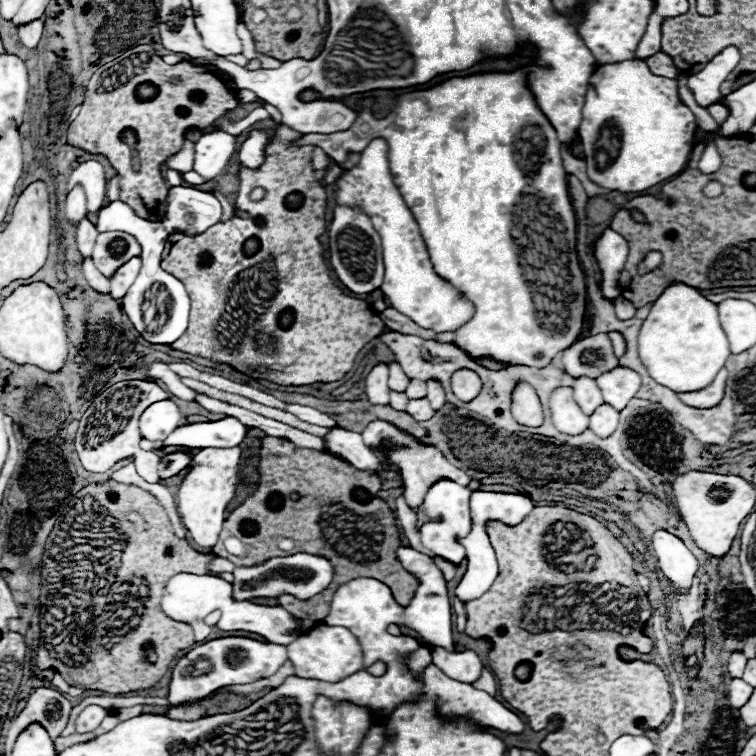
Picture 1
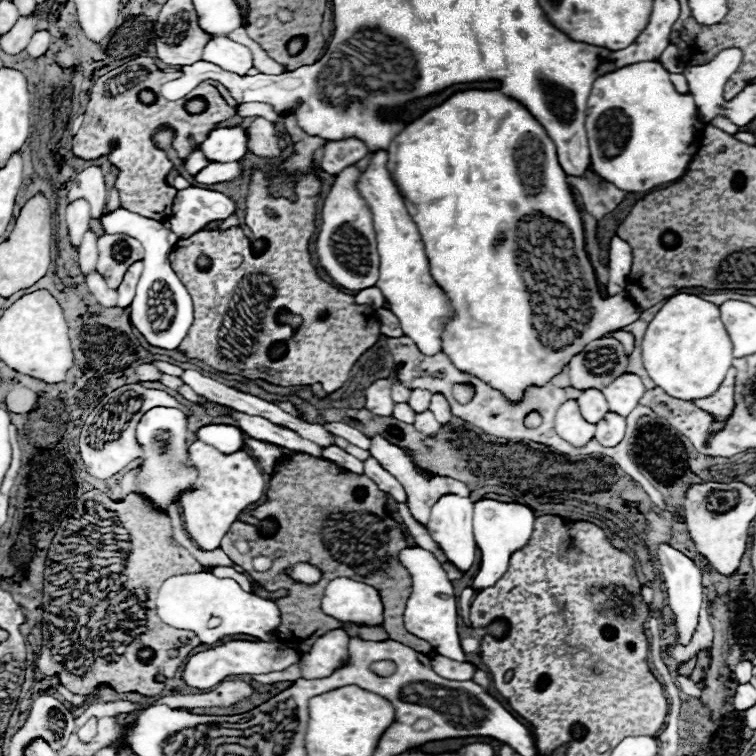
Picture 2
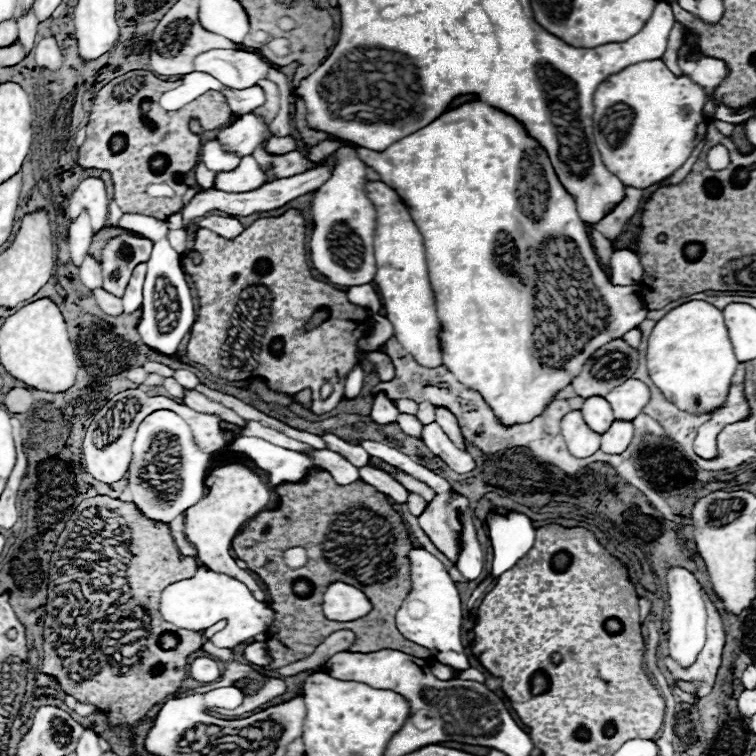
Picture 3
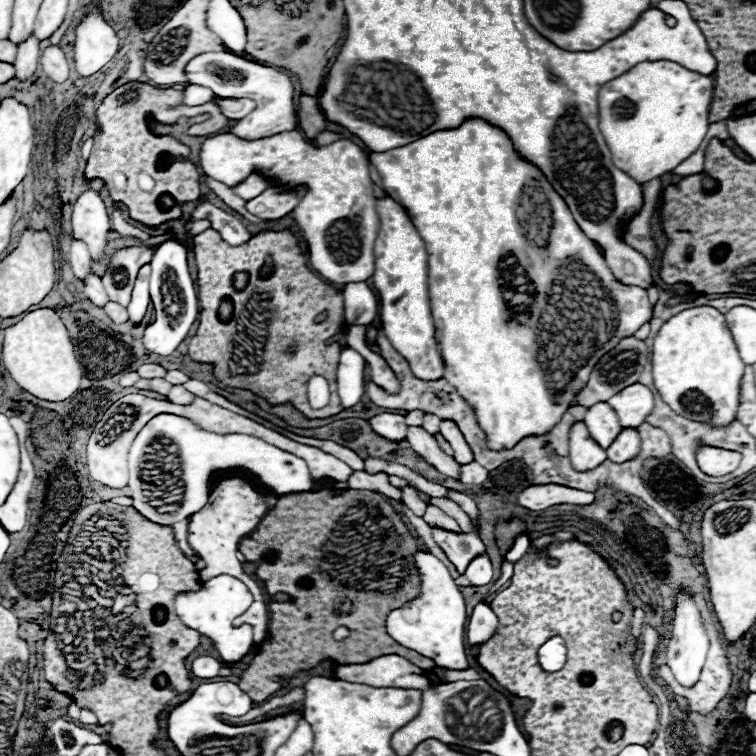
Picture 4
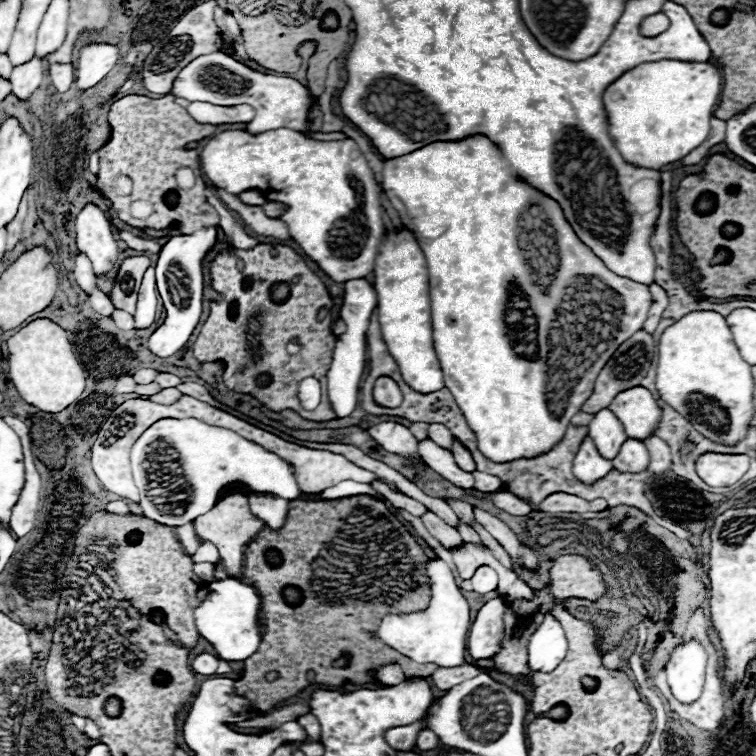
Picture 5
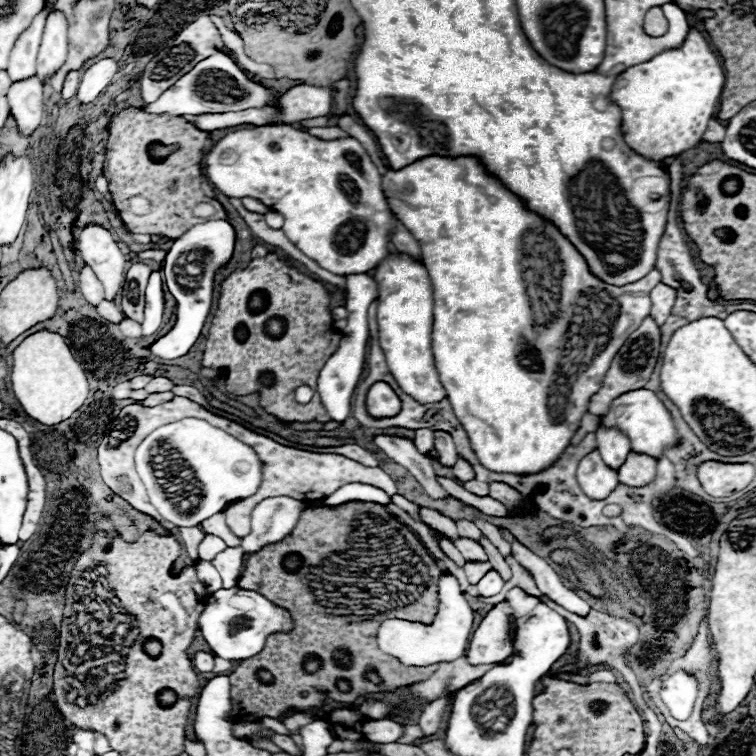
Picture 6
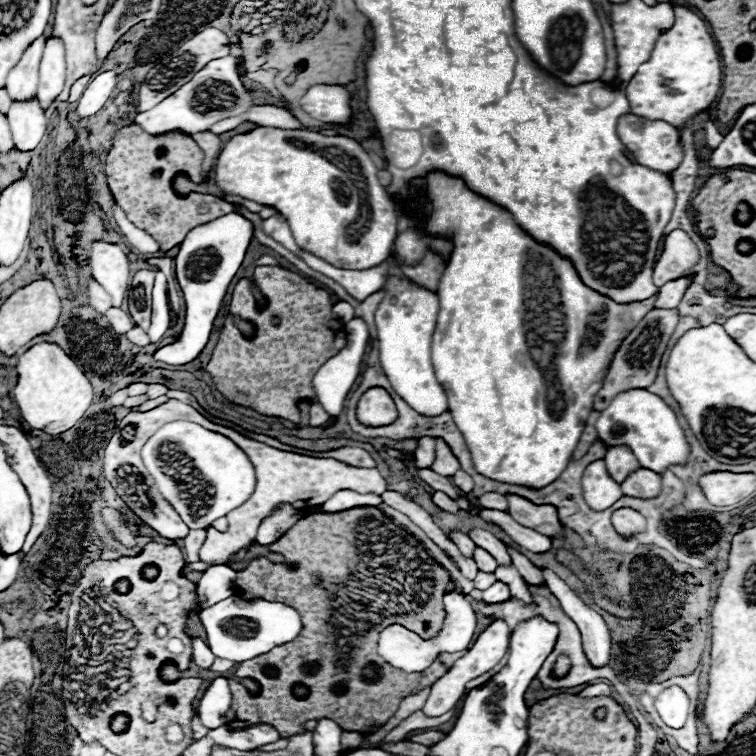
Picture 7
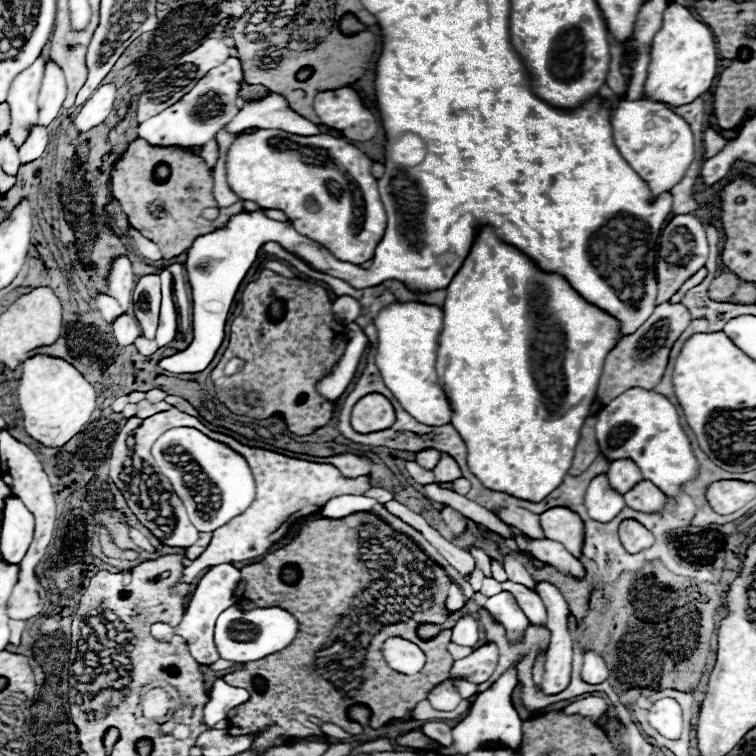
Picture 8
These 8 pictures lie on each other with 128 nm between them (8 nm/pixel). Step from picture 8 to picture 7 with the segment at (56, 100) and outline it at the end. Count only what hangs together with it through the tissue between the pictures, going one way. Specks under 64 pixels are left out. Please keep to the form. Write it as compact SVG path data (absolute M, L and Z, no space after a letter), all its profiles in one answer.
M50 36L46 40L46 48L40 60L40 82L38 82L38 98L44 110L64 88L64 78L66 78L64 44L60 38Z

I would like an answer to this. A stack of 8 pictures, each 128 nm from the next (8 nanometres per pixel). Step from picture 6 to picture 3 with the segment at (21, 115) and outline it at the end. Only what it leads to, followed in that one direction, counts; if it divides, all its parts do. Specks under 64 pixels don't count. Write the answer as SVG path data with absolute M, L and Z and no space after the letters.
M30 8L24 16L18 18L18 38L26 50L26 54L32 50L32 46L36 44L34 38L36 38L36 26L38 26L38 20L34 16L34 10Z

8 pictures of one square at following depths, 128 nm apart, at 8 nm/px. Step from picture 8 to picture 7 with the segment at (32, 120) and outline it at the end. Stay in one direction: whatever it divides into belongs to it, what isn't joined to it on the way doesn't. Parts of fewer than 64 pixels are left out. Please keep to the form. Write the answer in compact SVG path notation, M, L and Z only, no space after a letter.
M42 34L24 50L18 64L10 70L10 74L6 78L6 90L12 100L14 98L32 98L36 94L38 66L40 66L44 42L46 42L46 36Z

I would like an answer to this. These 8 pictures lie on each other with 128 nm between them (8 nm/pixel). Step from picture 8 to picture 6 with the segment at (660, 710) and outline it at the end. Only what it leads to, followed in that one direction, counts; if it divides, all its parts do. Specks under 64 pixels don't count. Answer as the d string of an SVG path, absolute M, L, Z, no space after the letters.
M676 670L674 674L668 674L662 682L660 698L668 706L670 714L676 720L686 720L692 712L692 706L698 696L698 680L690 676L684 670Z

